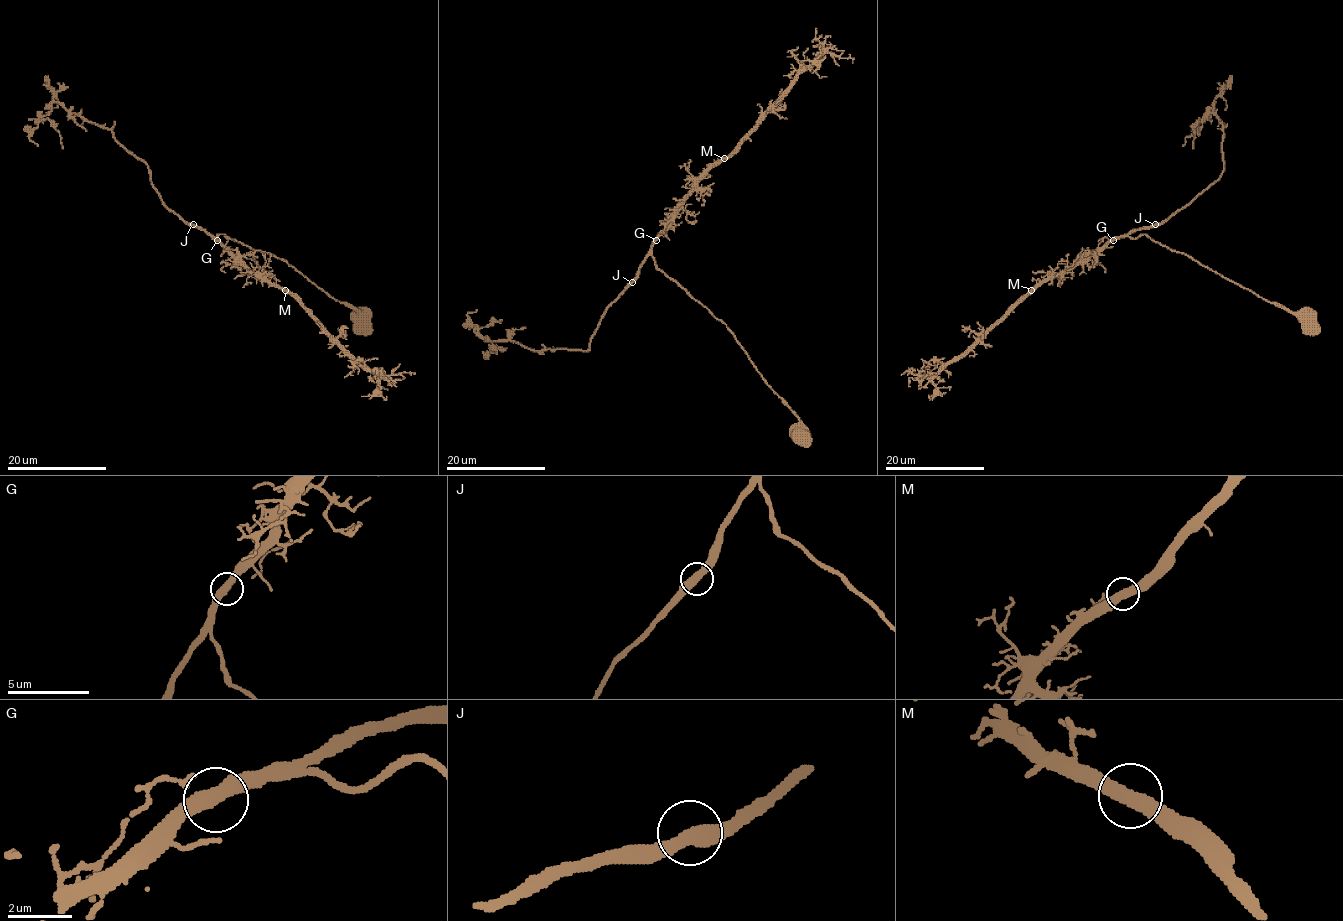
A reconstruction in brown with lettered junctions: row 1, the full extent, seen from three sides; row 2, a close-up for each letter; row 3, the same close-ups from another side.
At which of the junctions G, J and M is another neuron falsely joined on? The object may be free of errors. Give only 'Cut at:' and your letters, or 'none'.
Cut at: none

